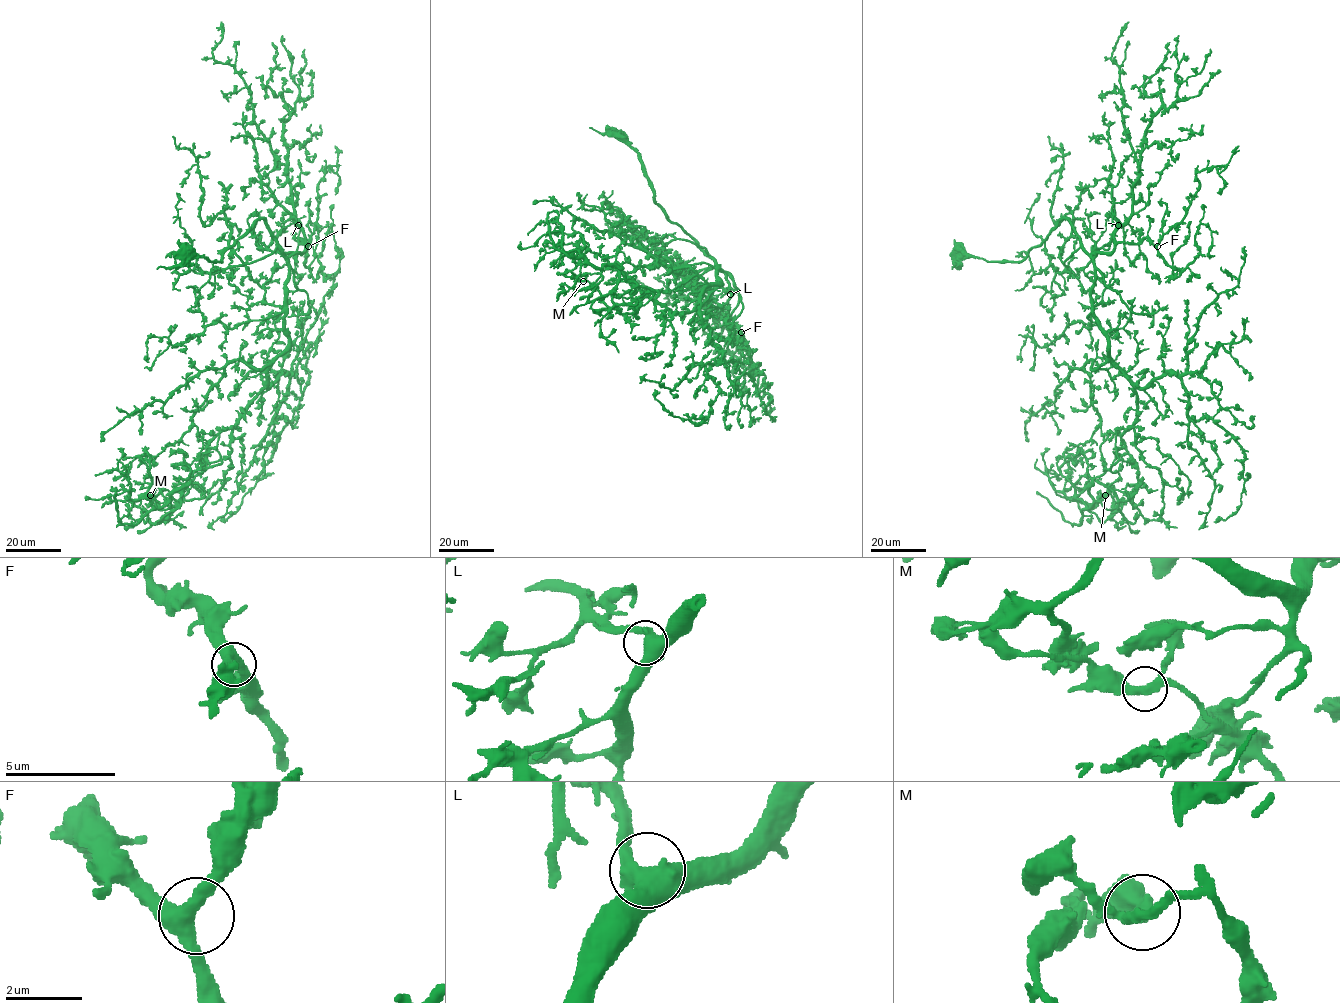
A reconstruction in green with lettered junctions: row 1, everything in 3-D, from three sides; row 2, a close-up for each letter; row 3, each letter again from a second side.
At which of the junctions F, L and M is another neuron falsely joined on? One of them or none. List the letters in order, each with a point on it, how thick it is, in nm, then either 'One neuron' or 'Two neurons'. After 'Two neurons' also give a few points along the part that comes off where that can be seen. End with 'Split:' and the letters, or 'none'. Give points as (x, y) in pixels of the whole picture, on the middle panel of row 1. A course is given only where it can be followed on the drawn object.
F: Place: (741, 332). Thickness 400 nm. One neuron
L: Place: (730, 294). Thickness 480 nm. One neuron
M: Place: (583, 281). Thickness 280 nm. Two neurons. Course of the part to remove: (583, 281), (571, 271), (579, 264), (622, 268), (612, 301), (637, 301), (619, 304), (620, 312)
Split: M

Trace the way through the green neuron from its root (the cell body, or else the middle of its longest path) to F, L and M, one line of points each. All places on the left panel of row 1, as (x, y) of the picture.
F: (187, 253), (221, 261), (260, 219), (284, 255), (305, 250), (306, 243), (298, 238), (308, 246)
L: (187, 253), (221, 261), (222, 254), (260, 219), (284, 255), (303, 252), (305, 233), (298, 225)
M: (187, 253), (221, 261), (263, 219), (287, 259), (288, 345), (263, 389), (209, 443), (187, 493), (150, 495)

